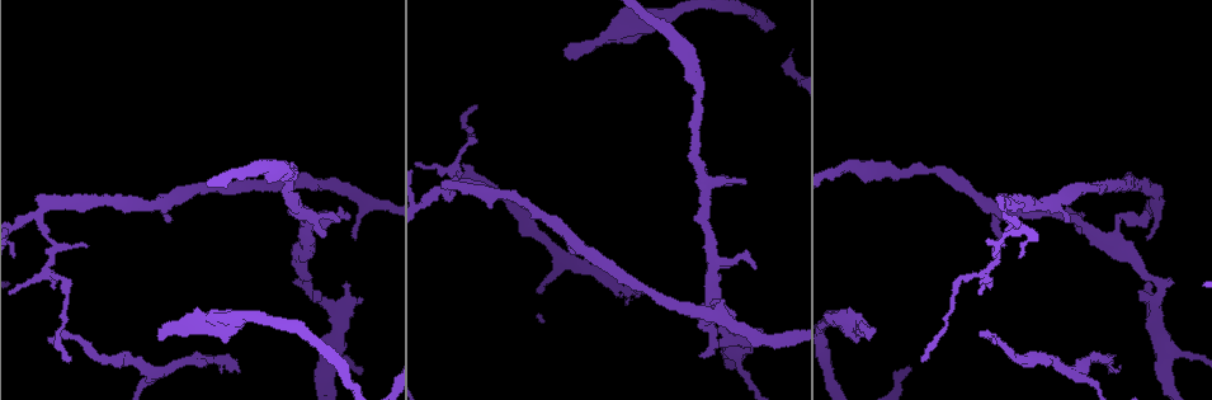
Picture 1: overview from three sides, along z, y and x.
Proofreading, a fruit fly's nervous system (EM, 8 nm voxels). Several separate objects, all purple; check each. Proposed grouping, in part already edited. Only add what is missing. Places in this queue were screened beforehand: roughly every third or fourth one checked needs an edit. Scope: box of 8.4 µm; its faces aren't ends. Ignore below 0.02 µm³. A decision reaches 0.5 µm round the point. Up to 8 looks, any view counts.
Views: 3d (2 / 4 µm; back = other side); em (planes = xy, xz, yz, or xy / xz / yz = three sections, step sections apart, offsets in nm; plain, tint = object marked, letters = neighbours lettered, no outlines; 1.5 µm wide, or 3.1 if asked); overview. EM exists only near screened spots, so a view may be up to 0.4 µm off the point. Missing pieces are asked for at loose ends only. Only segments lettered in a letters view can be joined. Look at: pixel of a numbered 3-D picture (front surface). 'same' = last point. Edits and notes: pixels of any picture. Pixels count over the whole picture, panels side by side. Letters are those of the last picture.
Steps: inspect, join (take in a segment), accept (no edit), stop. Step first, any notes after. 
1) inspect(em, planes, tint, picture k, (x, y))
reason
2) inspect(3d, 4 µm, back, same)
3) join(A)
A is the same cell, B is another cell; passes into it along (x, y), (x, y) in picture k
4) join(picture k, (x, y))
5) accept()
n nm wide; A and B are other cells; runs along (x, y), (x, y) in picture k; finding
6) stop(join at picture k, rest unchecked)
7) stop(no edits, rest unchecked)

inspect(3d, 4 µm, picture 1, (569, 52))

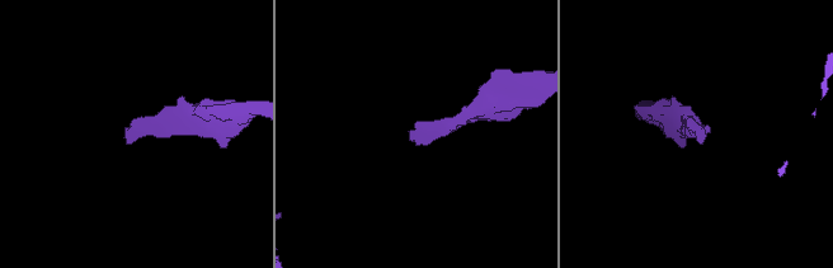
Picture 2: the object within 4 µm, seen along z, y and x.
inspect(em, planes, letters, picture 2, (411, 135))
need the tissue

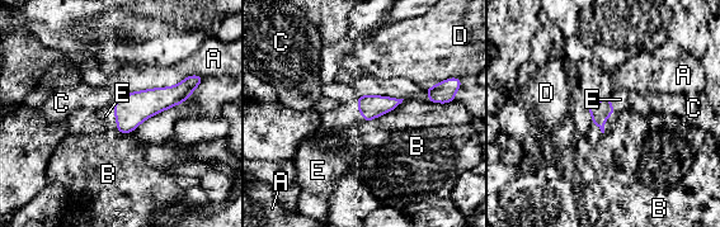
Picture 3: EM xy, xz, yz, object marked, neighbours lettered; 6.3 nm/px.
join(E)
120 nm wide; E is the same cell, A, B, C and D are other cells; it goes on there

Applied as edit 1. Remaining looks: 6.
inspect(overview)

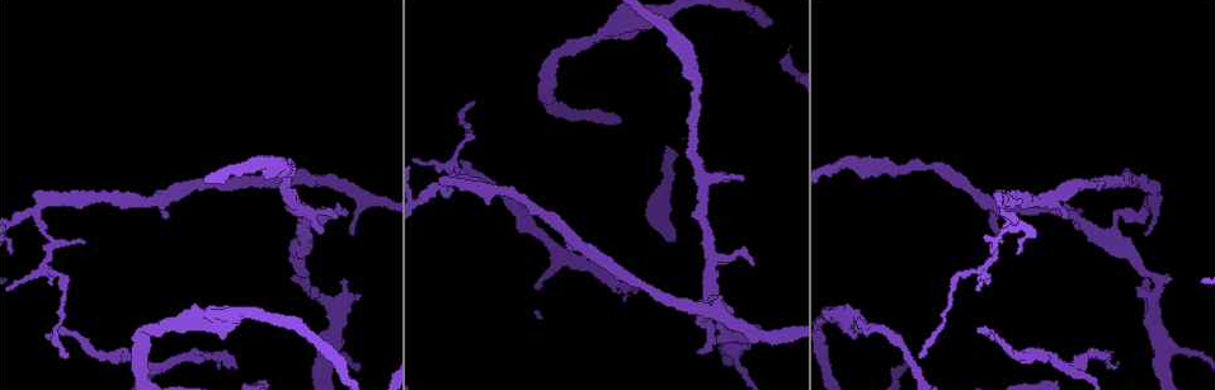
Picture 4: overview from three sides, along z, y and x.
inspect(em, xy, step 4, letters, picture 4, (569, 250))
branch stops here

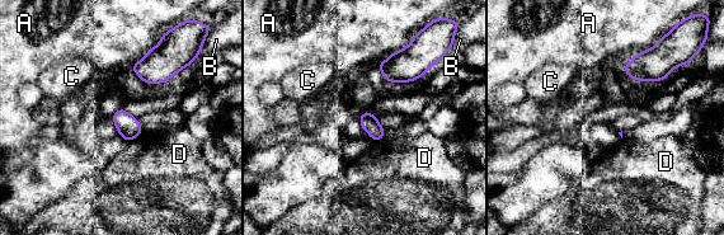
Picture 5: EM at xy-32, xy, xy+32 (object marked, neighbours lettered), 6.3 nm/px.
inspect(em, planes, letters, same)
cut it another way

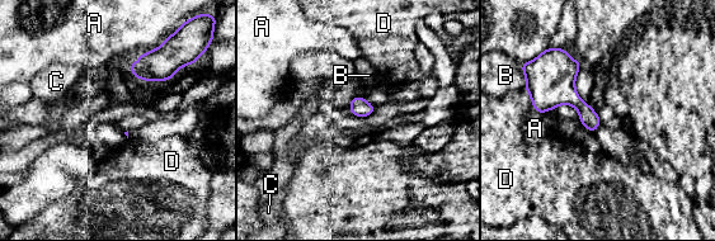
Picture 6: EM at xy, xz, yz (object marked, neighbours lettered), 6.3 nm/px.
accept()
A touches over 180 nm; A, B, C and D are other cells; border along (525, 89), (534, 105) in picture 6; none of them fits

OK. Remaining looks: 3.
inspect(3d, 4 µm, picture 4, (996, 231))
an open end

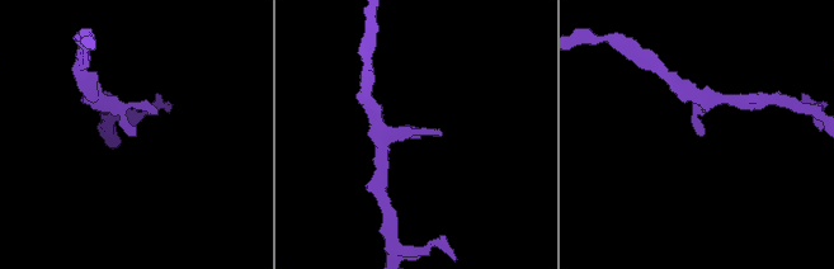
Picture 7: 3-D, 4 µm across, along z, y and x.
inspect(em, planes, letters, picture 7, (704, 132))

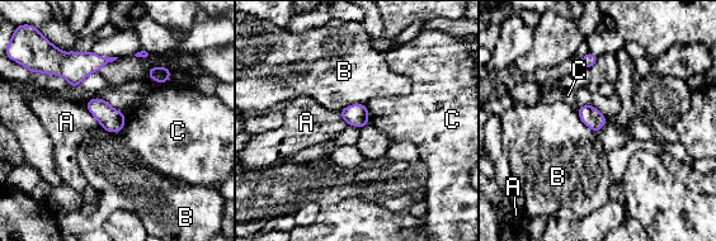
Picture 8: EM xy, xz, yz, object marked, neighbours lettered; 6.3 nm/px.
accept()
120 nm wide; A, B and C are other cells; border along (85, 105), (104, 130) in picture 8; no lettered segment goes on from it

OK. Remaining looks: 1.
stop(join at picture 3, rest unchecked)

